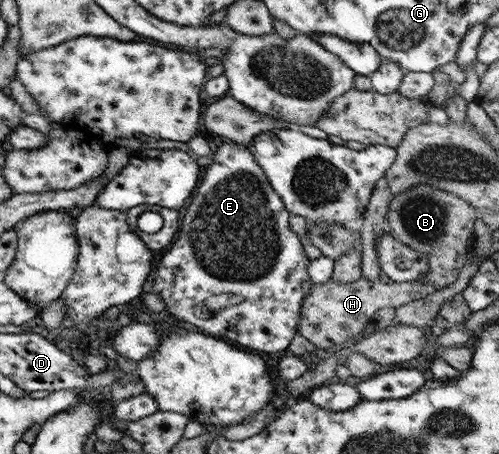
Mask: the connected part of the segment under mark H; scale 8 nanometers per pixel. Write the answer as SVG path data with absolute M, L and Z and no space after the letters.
M361 277L353 283L337 283L332 279L325 283L312 284L312 288L303 298L296 334L309 345L317 349L318 354L331 350L356 335L360 336L366 324L372 322L372 317L381 307L398 308L406 303L427 297L429 288L421 281L382 283L379 280L369 281Z

